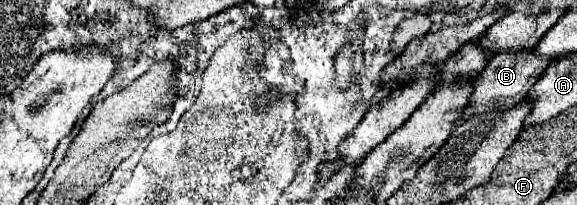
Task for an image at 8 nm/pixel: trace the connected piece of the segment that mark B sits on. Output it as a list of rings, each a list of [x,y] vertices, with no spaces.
[[[531,52],[495,54],[493,60],[489,60],[487,66],[481,70],[481,80],[473,84],[473,100],[469,100],[469,108],[465,108],[465,116],[461,116],[461,120],[473,118],[481,112],[505,112],[505,108],[519,104],[549,64],[549,60],[541,60]]]

